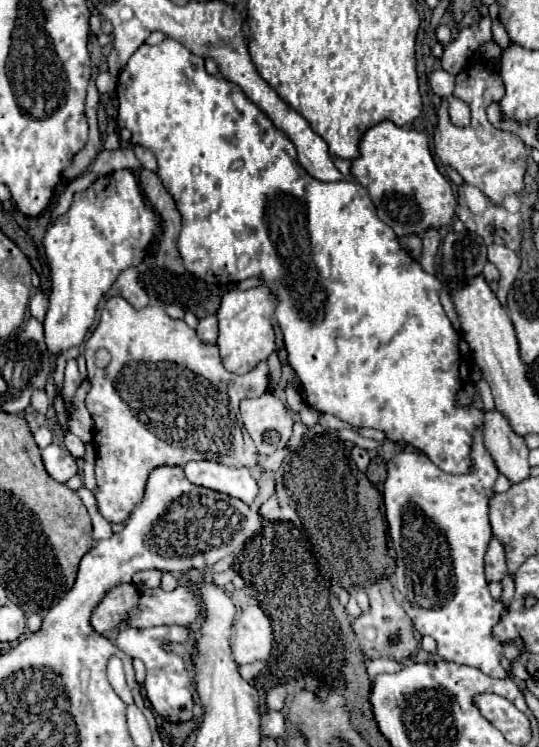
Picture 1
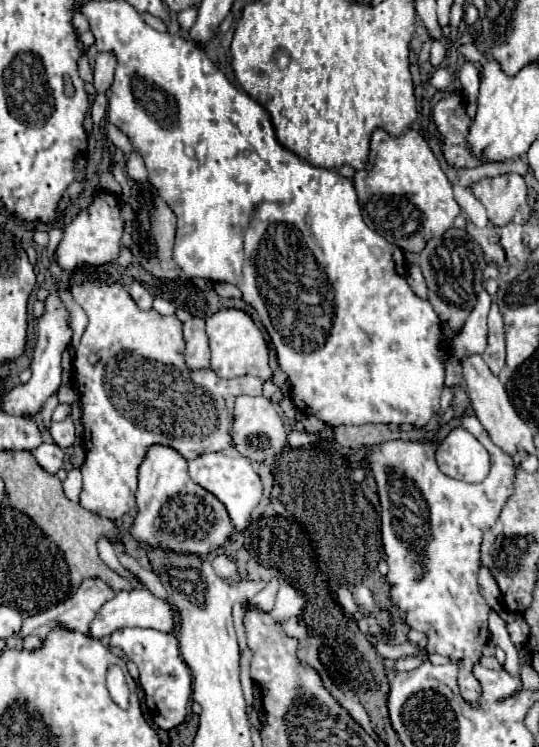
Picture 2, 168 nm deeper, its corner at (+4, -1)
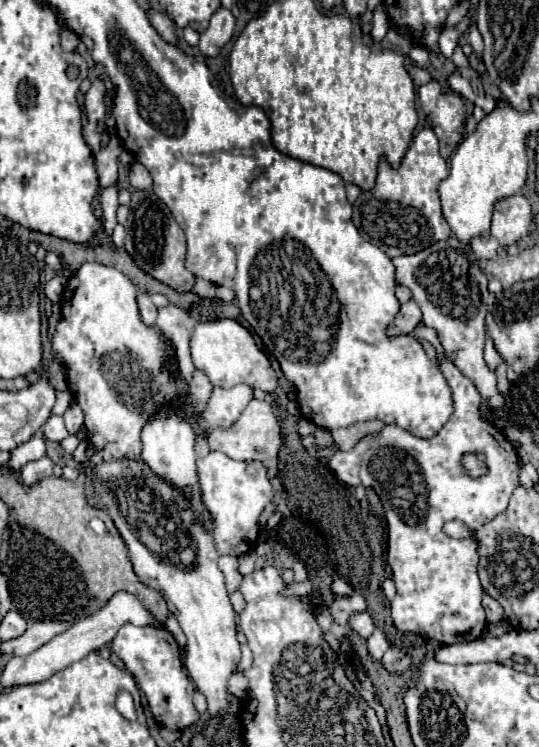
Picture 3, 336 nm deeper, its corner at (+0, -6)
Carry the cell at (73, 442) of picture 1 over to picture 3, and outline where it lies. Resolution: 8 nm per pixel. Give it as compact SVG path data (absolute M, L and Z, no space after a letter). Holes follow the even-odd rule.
M72 404L66 412L64 412L64 422L66 422L66 428L70 430L70 434L76 434L82 424L84 424L84 414L82 414L82 408L78 404Z

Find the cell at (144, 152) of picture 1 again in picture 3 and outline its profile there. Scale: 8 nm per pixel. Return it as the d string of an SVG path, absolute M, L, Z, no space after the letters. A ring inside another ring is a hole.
M134 162L130 166L130 176L128 176L132 188L136 190L150 190L152 188L152 178L148 174L148 170L140 164L140 162Z

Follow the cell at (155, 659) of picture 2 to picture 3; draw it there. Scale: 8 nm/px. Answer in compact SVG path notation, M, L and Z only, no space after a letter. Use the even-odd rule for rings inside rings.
M124 624L118 630L116 638L112 640L110 648L124 662L124 666L134 674L136 684L140 684L140 690L146 694L150 712L154 714L154 720L160 726L170 730L184 730L200 718L198 710L192 704L194 684L184 672L180 648L174 636L166 628Z

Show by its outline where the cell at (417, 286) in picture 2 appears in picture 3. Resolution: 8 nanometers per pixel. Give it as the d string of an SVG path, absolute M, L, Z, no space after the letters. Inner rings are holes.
M412 300L408 304L404 304L398 312L398 316L394 318L394 322L386 328L388 336L400 336L400 334L410 334L416 326L420 324L420 308L416 304L412 304Z

